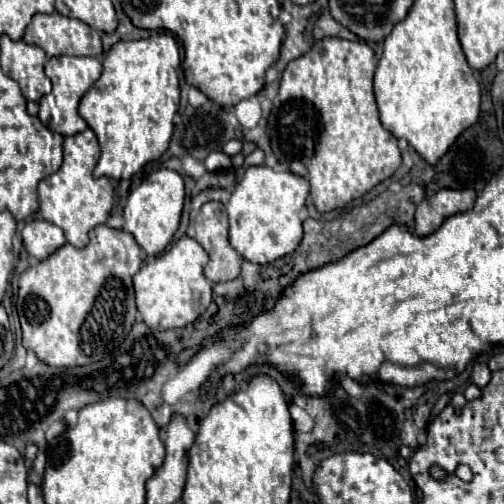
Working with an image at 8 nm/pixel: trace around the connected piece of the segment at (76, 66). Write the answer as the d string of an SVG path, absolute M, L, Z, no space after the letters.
M68 55L52 57L45 65L44 72L52 83L52 91L50 91L50 95L44 95L40 99L40 113L38 113L40 121L48 129L52 129L52 131L56 131L56 133L60 133L64 137L84 131L88 125L78 115L78 103L80 103L82 95L100 77L100 73L102 73L100 59L96 59L96 57L68 57Z

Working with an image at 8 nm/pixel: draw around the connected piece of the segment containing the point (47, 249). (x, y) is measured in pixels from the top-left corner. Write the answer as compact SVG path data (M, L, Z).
M34 219L26 223L26 227L22 229L22 241L28 255L42 261L48 255L52 255L52 251L62 247L66 243L66 237L62 229L56 227L54 223L44 221L44 219Z

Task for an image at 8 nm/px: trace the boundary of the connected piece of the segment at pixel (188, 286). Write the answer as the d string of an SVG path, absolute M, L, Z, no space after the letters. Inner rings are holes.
M184 235L182 239L174 241L172 247L154 261L148 261L136 275L134 275L134 291L136 291L136 305L142 313L144 323L150 329L176 329L184 327L198 319L212 301L212 285L204 277L204 265L208 263L208 253L202 245Z

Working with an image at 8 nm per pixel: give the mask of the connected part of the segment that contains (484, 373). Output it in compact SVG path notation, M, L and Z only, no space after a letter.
M476 363L474 365L474 369L472 369L472 375L470 375L470 379L472 379L472 383L474 385L478 385L480 389L482 387L486 387L488 385L488 381L490 381L490 369L488 369L488 365L486 363Z

